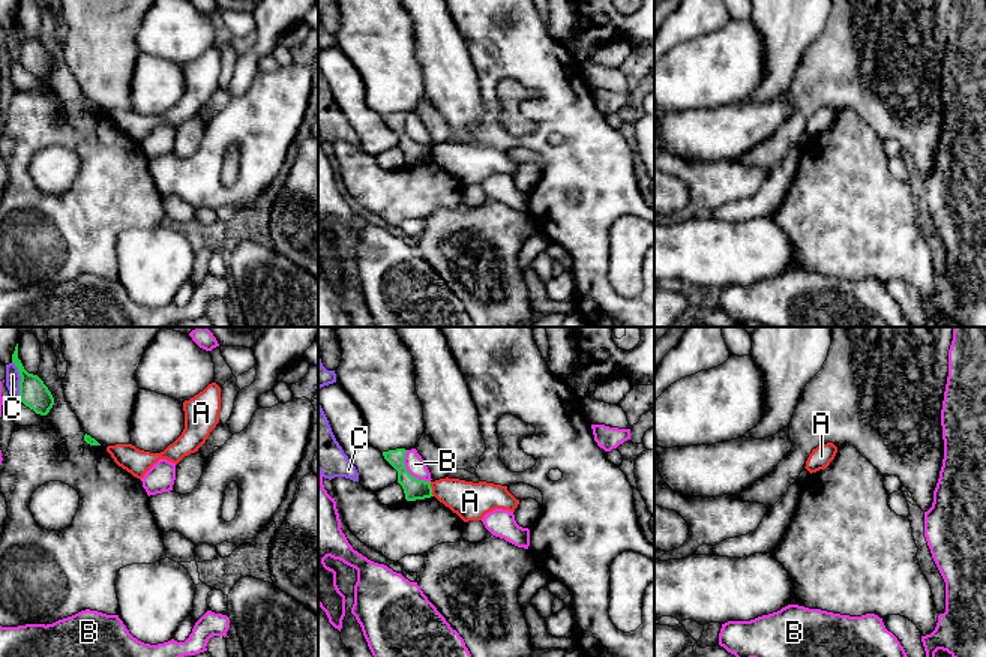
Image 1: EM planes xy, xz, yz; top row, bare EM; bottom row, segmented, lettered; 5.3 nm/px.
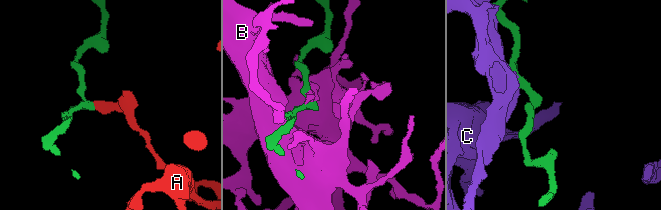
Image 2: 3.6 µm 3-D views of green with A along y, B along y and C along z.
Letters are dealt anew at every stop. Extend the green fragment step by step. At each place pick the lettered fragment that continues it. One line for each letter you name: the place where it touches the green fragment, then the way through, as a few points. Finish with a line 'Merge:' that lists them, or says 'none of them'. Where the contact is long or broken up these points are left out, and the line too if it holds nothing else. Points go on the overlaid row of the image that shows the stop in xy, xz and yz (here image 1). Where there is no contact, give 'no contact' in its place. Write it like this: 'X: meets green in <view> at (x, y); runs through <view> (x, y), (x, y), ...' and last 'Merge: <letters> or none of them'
Merge: none of them

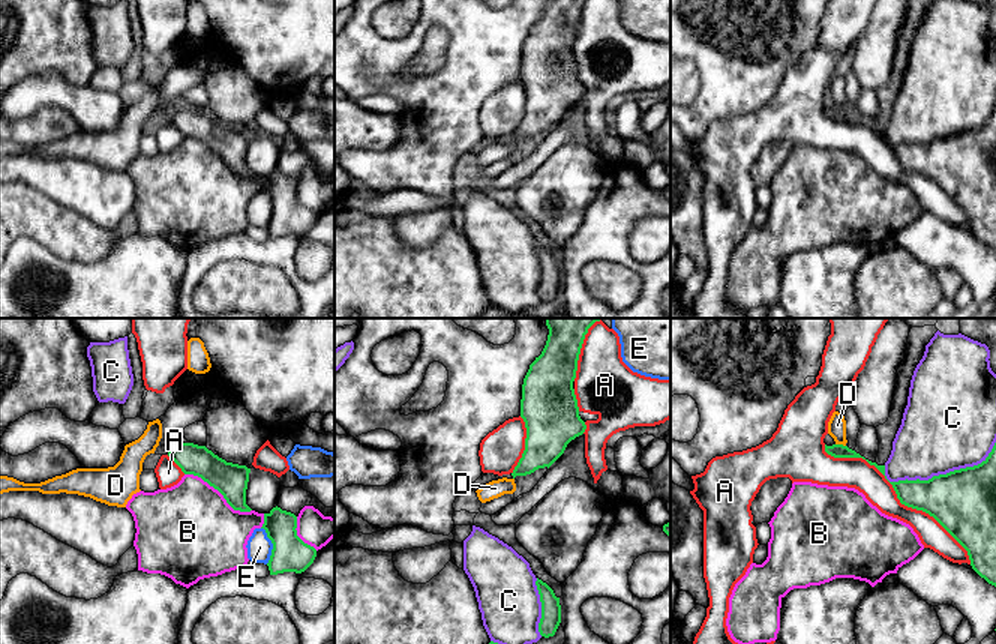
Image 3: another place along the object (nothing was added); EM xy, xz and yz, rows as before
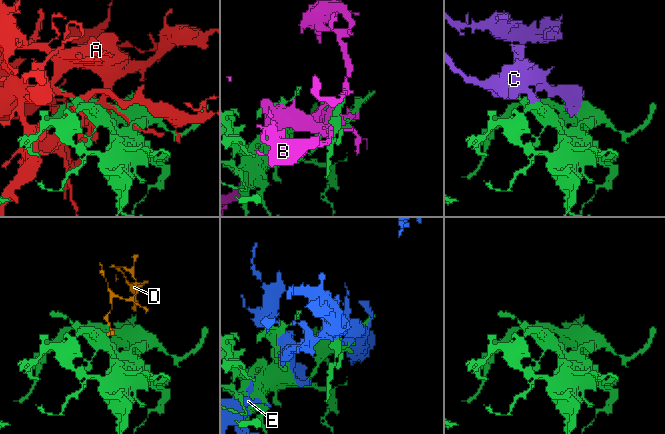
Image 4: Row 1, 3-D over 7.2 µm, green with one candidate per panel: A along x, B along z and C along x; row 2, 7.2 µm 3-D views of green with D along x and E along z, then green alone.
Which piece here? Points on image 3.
Merge: none of them

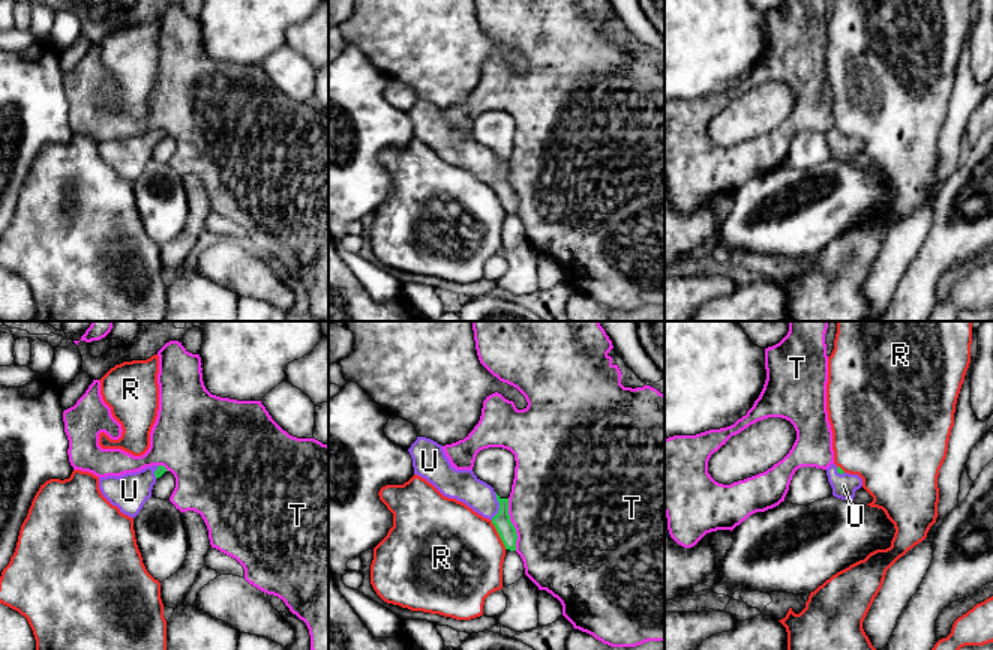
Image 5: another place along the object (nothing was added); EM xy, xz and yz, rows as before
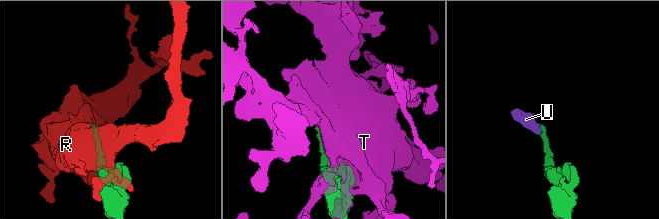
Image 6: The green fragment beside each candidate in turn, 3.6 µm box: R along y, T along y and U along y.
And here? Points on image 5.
U: meets green in xz at (500, 506); runs through xz (501, 521), (500, 506), (491, 506), (462, 485)
Merge: U

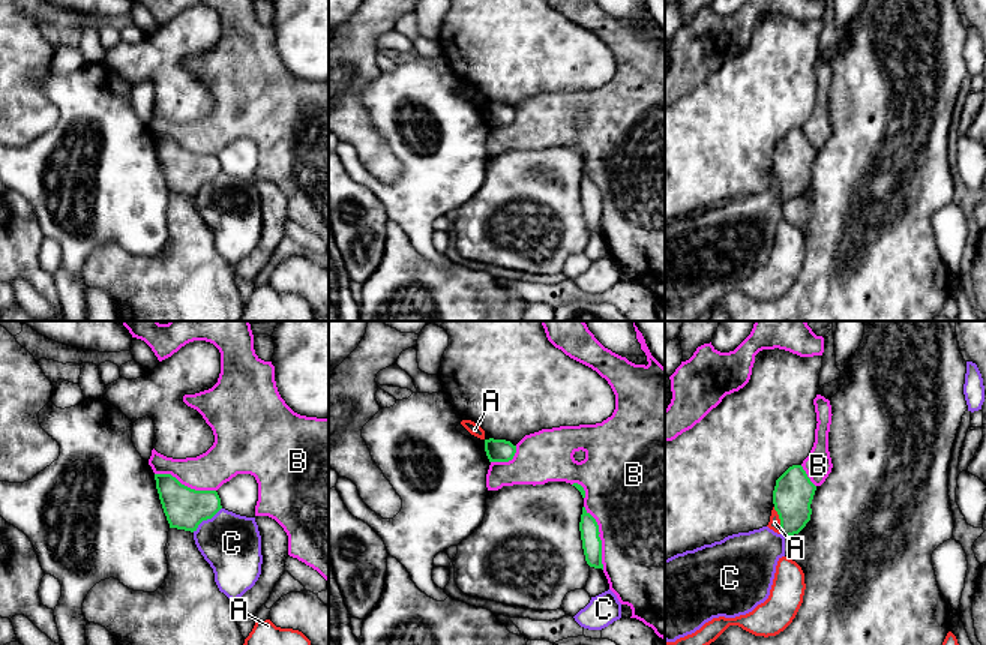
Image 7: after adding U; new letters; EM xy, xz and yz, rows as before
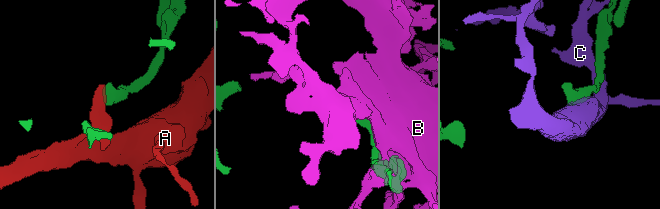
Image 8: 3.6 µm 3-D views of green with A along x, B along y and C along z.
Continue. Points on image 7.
Merge: none of them

